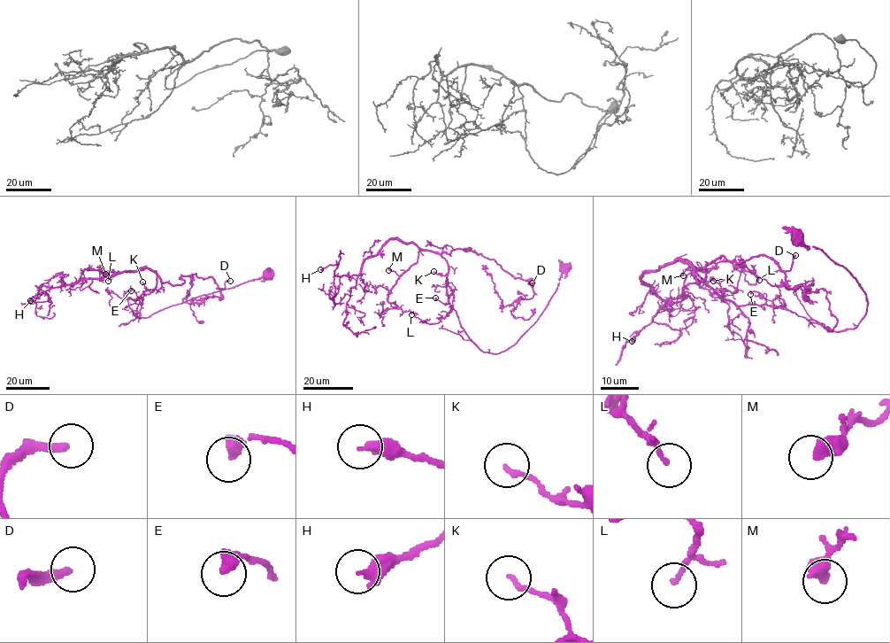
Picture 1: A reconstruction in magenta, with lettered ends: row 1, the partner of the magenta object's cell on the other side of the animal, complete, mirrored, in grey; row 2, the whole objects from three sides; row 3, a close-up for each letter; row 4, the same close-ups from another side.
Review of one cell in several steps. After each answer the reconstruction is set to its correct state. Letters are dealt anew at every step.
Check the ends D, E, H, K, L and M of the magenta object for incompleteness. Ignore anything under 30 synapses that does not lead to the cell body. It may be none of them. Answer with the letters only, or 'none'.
D

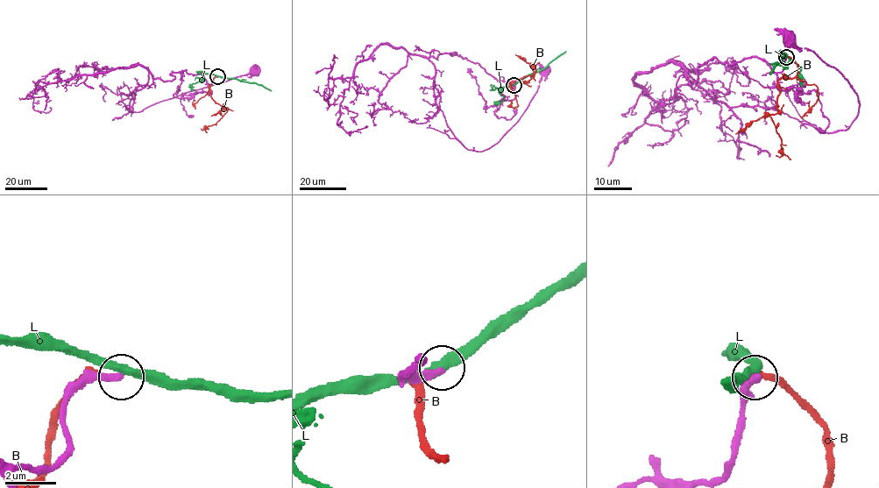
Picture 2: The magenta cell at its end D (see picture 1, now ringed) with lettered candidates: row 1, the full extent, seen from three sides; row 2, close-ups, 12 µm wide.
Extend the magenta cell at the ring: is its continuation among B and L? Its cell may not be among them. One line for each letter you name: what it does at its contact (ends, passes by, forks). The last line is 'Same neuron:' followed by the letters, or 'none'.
Same neuron: none

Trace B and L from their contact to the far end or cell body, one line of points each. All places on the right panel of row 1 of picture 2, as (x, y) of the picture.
B: (787, 56), (797, 64), (797, 72), (778, 81), (779, 110), (769, 116), (782, 143), (782, 155), (776, 155)
L: (787, 56), (783, 57), (783, 61), (779, 61), (769, 74)

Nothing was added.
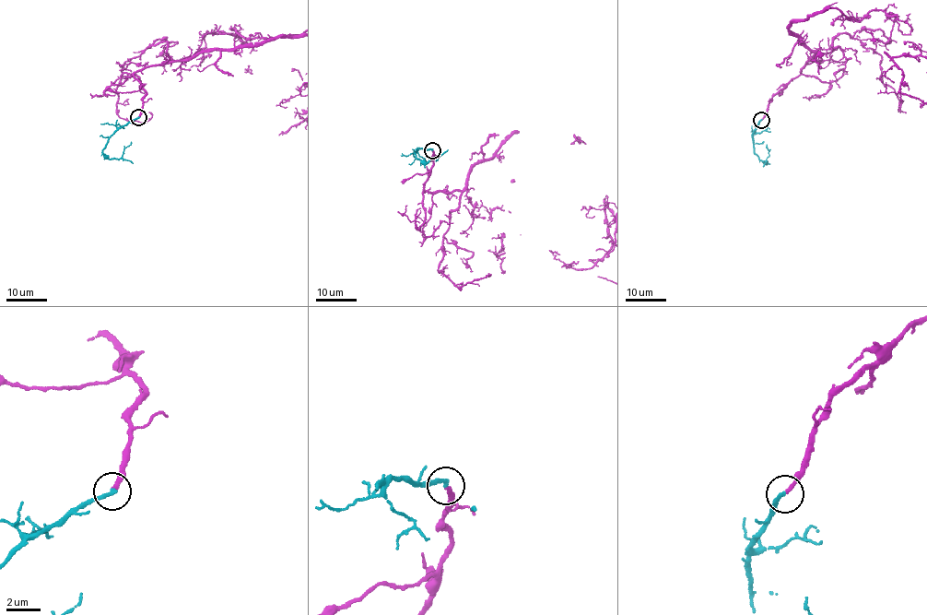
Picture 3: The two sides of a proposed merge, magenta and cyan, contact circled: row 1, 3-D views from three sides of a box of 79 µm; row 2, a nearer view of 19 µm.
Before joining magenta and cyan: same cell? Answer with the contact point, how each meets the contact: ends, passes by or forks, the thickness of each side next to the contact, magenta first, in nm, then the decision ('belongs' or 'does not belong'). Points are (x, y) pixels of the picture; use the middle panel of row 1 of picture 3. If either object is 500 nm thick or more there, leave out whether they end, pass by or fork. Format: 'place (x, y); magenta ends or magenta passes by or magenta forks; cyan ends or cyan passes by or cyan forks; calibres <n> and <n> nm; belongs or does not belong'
place (432, 150); magenta ends; cyan ends; calibres 220 and 260 nm; belongs

